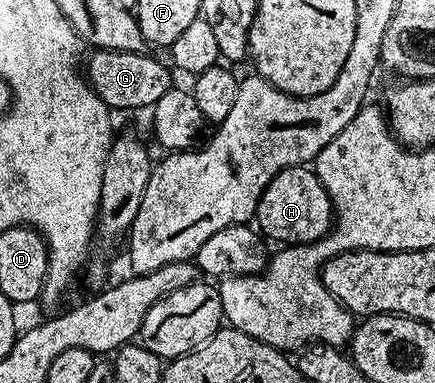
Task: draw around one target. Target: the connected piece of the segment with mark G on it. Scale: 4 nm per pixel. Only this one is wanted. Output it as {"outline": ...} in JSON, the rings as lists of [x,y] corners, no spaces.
{"outline":[[[99,48],[89,54],[90,61],[87,64],[85,61],[84,75],[90,89],[111,110],[117,110],[117,108],[153,109],[154,104],[160,102],[160,97],[168,94],[168,90],[175,87],[175,73],[169,67],[166,69],[156,57],[146,52],[117,52]]]}

